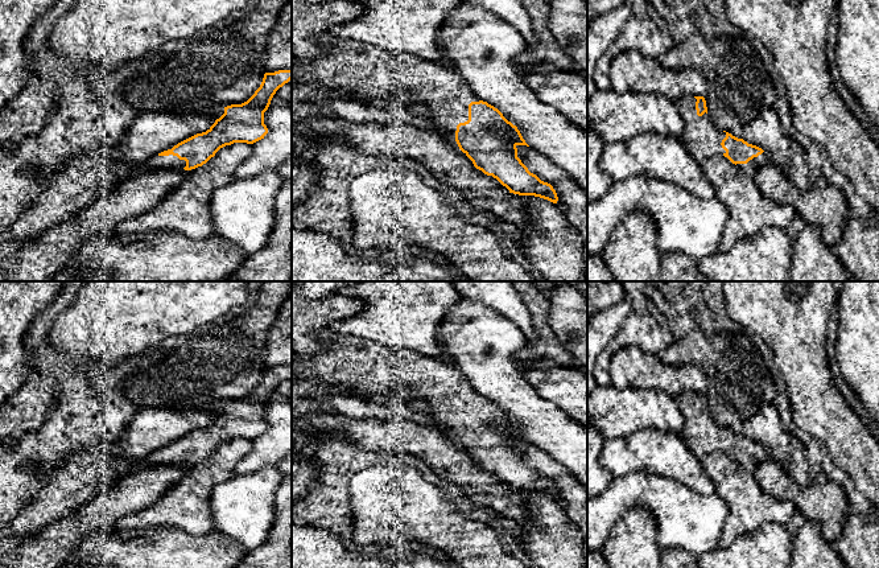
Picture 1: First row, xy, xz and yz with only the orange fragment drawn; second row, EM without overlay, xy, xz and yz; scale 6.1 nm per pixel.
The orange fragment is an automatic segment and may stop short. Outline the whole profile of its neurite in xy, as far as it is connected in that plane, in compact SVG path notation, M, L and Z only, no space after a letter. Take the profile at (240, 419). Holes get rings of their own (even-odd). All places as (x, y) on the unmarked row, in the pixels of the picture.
M290 366L265 369L260 383L242 400L224 403L224 409L202 429L197 429L172 445L152 452L137 469L158 465L191 466L206 460L215 449L234 439L253 440L268 429L264 408L276 387L292 375Z

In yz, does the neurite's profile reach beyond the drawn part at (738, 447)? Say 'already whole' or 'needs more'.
needs more

